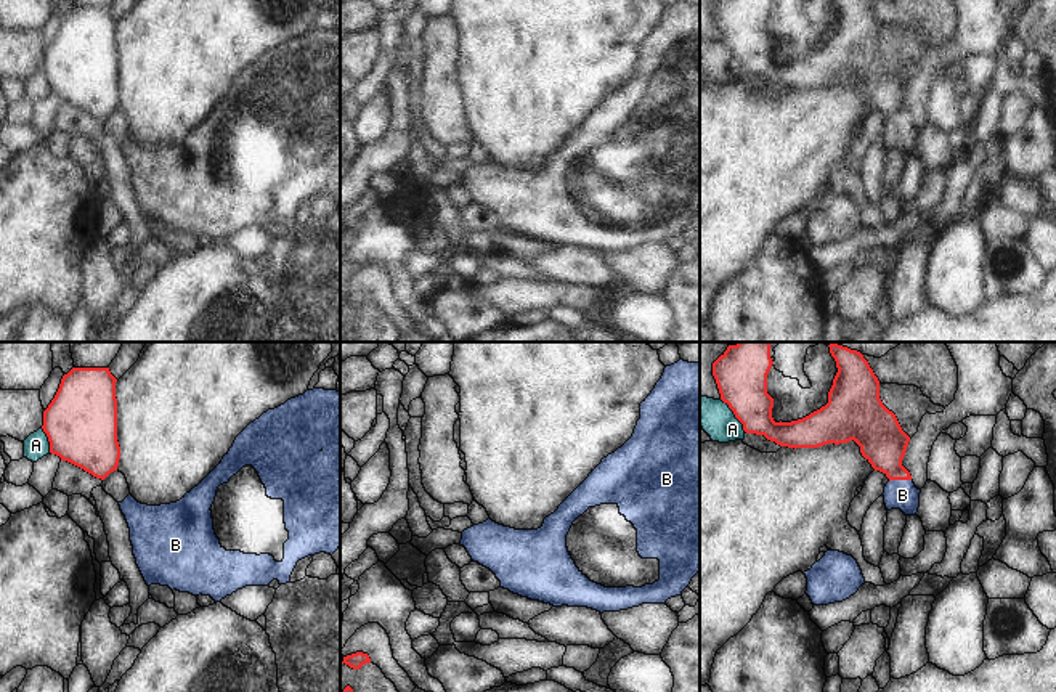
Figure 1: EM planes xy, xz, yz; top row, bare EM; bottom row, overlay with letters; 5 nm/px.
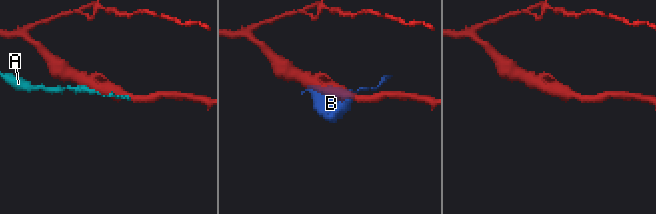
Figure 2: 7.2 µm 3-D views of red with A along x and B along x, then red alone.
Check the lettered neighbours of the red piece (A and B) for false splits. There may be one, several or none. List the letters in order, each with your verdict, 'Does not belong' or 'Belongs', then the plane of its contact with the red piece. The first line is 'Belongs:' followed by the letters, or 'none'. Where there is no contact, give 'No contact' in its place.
Belongs: B
A: Does not belong. Touches red in yz
B: Belongs. Touches red in yz

